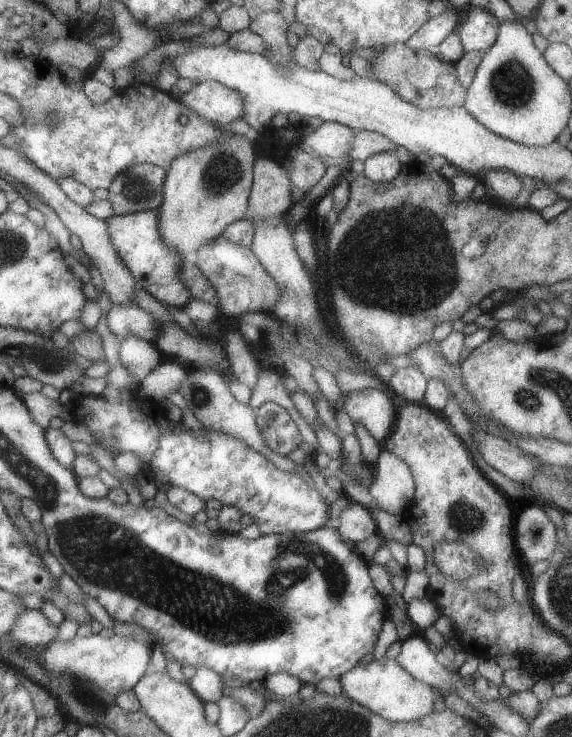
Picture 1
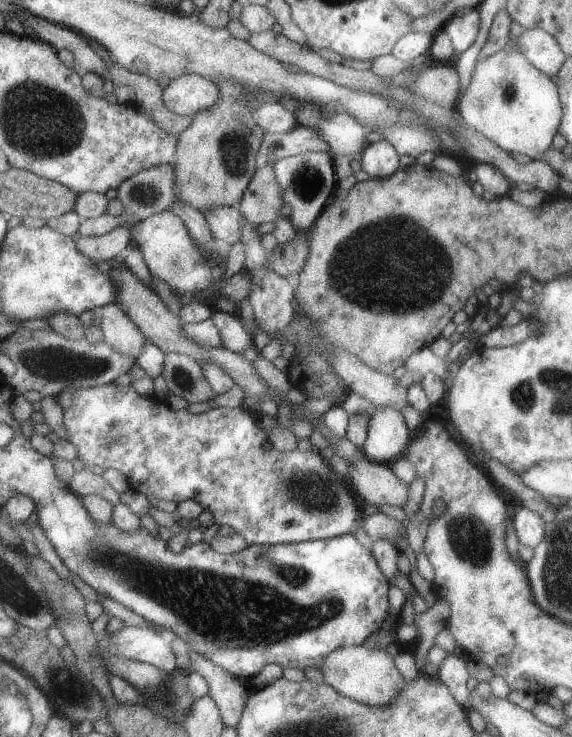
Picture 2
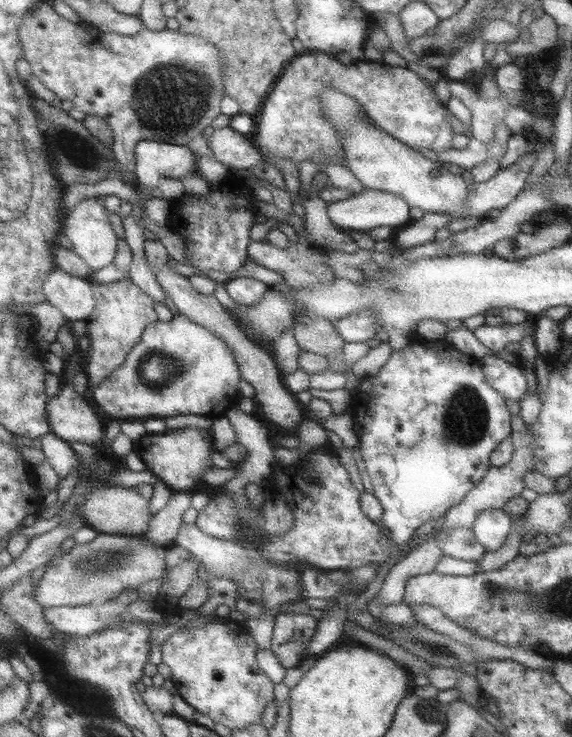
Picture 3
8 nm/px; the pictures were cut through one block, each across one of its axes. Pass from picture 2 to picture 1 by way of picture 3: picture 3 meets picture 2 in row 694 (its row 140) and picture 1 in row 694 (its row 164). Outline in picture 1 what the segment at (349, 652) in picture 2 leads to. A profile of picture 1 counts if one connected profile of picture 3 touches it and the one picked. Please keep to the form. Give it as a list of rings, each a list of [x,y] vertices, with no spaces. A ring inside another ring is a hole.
[[[374,659],[369,664],[356,666],[341,676],[346,694],[352,700],[365,705],[372,712],[391,721],[417,721],[423,716],[434,712],[436,699],[445,695],[437,688],[431,687],[425,682],[416,680],[396,659]]]

